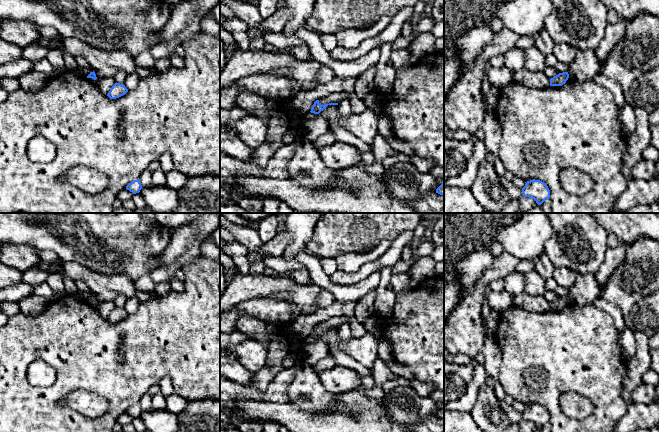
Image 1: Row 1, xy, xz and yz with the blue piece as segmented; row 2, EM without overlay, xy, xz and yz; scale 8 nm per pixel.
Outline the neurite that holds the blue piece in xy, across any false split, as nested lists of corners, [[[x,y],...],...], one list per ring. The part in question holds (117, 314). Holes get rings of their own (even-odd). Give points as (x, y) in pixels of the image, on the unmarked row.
[[[115,307],[112,312],[110,313],[109,317],[107,318],[107,320],[110,323],[116,323],[119,322],[123,319],[125,319],[128,316],[128,313],[125,311],[125,309],[122,307]]]

